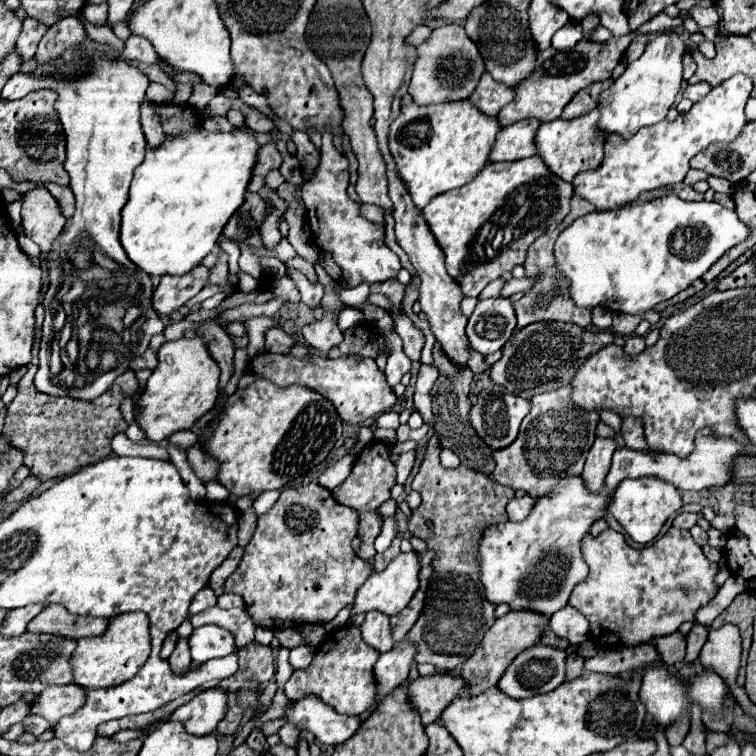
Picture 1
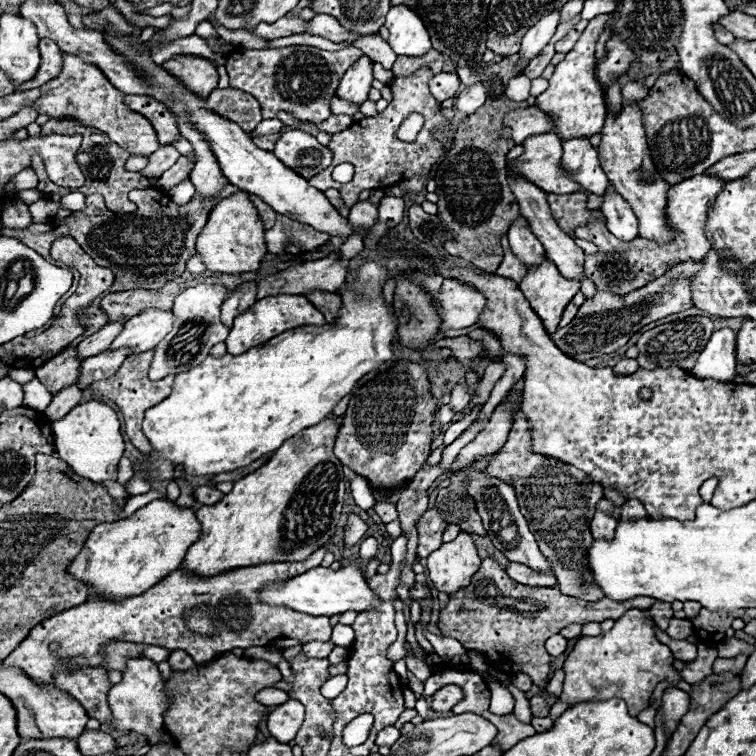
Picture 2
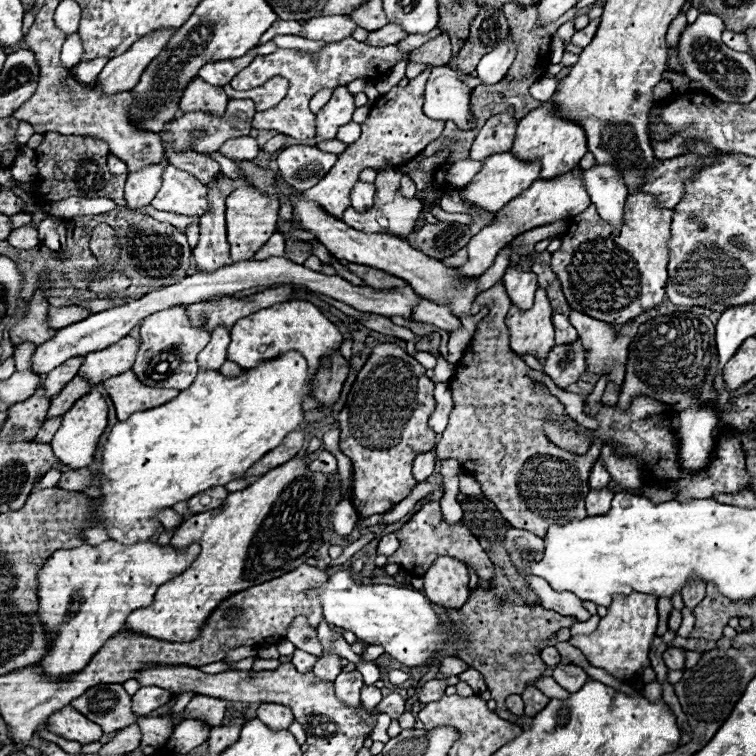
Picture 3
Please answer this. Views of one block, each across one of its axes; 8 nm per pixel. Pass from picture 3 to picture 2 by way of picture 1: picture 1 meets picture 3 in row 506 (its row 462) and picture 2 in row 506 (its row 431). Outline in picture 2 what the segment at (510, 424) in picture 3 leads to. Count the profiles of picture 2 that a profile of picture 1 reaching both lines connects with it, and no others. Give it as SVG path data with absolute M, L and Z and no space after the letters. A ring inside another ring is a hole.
M518 412L504 448L492 456L486 472L489 476L498 476L514 484L520 510L558 578L560 592L586 602L598 602L606 598L606 594L596 586L588 566L588 548L594 542L592 534L588 532L596 504L602 500L602 486L588 482L588 476L574 466L532 454L528 422L524 420L522 412Z

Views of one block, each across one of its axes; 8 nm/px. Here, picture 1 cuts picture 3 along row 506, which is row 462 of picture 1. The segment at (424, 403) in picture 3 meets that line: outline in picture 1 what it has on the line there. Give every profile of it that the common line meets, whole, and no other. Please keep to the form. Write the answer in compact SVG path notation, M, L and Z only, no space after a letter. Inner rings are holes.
M374 442L372 446L368 446L354 462L354 468L352 468L352 474L344 480L344 484L340 484L338 488L332 490L336 502L344 504L344 506L350 506L358 512L360 516L360 522L358 522L358 538L362 540L360 544L360 550L356 550L356 556L362 558L362 560L372 560L374 558L374 540L382 528L382 520L380 516L376 514L376 508L386 502L390 498L390 488L394 486L394 464L390 462L388 458L390 450L386 444L380 444L380 442Z

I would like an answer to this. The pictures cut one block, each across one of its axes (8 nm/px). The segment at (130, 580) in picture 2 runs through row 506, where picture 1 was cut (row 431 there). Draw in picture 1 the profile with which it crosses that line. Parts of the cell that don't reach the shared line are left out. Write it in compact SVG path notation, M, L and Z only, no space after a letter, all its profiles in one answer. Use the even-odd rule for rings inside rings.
M200 336L194 340L164 342L158 350L158 366L148 378L146 390L136 400L134 422L152 442L162 442L174 432L190 430L198 418L202 418L216 402L220 368L208 354L208 348Z

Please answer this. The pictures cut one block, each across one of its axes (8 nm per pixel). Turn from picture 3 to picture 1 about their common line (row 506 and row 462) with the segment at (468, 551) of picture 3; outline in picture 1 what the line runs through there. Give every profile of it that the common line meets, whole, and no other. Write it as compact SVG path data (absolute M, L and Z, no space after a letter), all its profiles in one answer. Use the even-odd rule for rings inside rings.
M436 434L428 440L426 456L412 480L412 488L422 494L422 504L408 518L408 530L426 542L428 550L434 552L434 560L424 608L404 642L416 646L414 660L418 664L430 662L438 670L450 672L468 660L484 632L494 624L496 606L484 600L484 586L476 568L476 544L486 526L508 518L506 504L514 498L514 490L464 466L446 470L440 464L440 438Z

